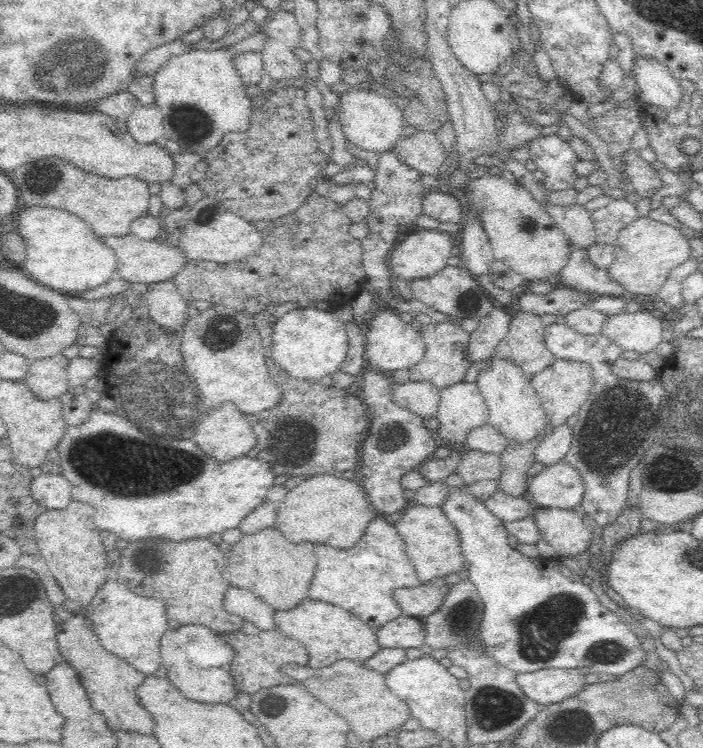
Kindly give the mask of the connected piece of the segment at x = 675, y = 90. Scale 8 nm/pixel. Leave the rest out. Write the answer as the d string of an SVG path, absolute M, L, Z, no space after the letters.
M641 58L634 59L634 79L640 91L638 102L645 106L652 105L666 112L674 111L683 98L678 81L670 75L664 64L658 60Z

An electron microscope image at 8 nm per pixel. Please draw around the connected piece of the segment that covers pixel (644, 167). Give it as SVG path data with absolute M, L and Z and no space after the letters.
M628 149L624 154L624 173L632 190L641 198L652 198L660 188L666 188L660 176L646 163L638 149Z

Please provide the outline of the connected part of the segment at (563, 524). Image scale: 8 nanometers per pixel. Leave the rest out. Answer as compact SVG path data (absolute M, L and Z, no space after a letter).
M537 508L533 516L542 539L558 551L561 558L575 557L590 550L592 528L574 510Z

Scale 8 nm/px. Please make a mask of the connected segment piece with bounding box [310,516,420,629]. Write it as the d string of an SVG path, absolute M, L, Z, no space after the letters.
M375 517L366 528L364 536L354 548L336 550L328 544L316 544L316 574L310 584L310 598L332 602L334 606L341 606L344 610L357 616L364 624L376 629L385 625L393 618L402 615L401 608L393 599L393 592L404 587L415 587L420 584L416 569L406 554L405 542L398 535L394 525L385 522L384 518Z

